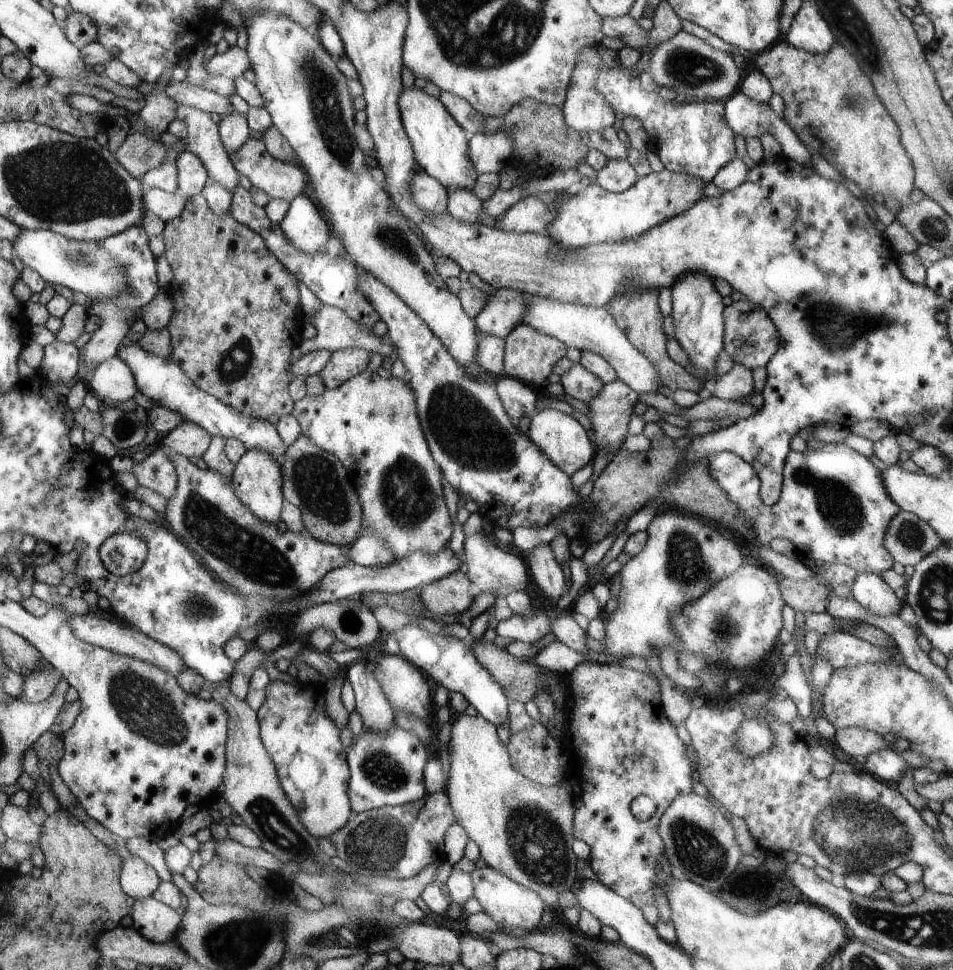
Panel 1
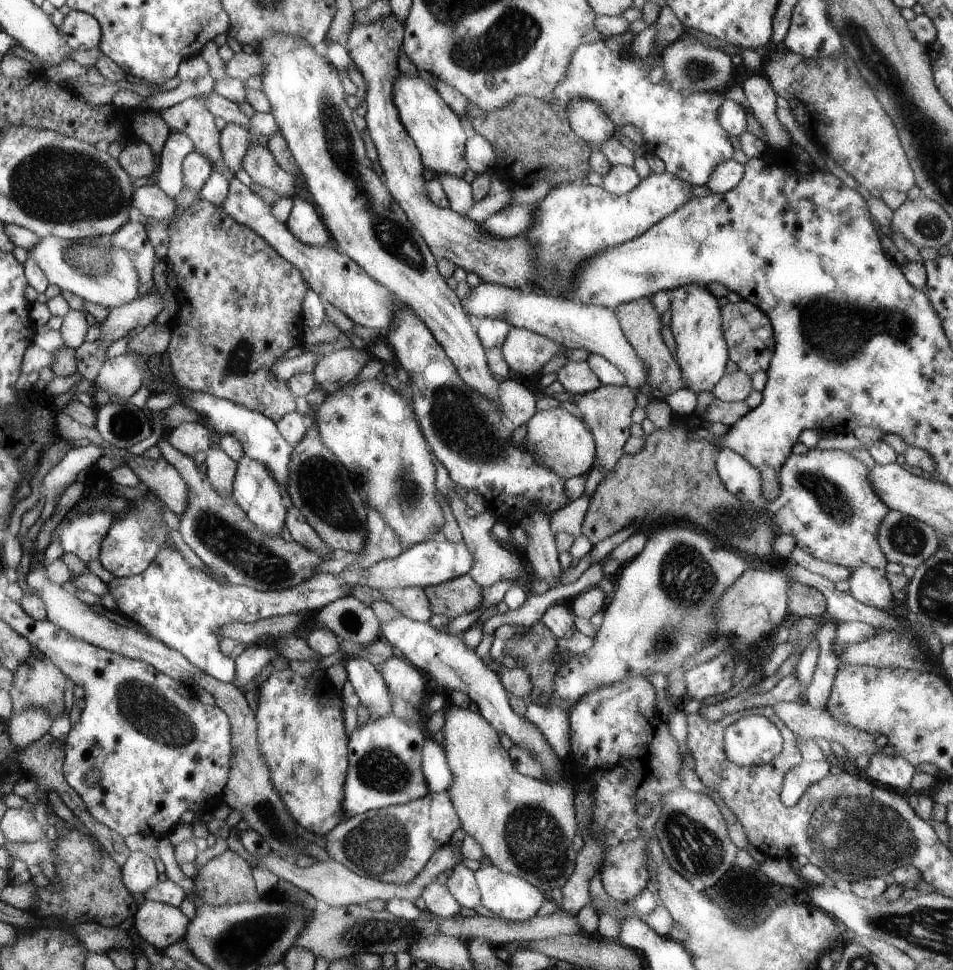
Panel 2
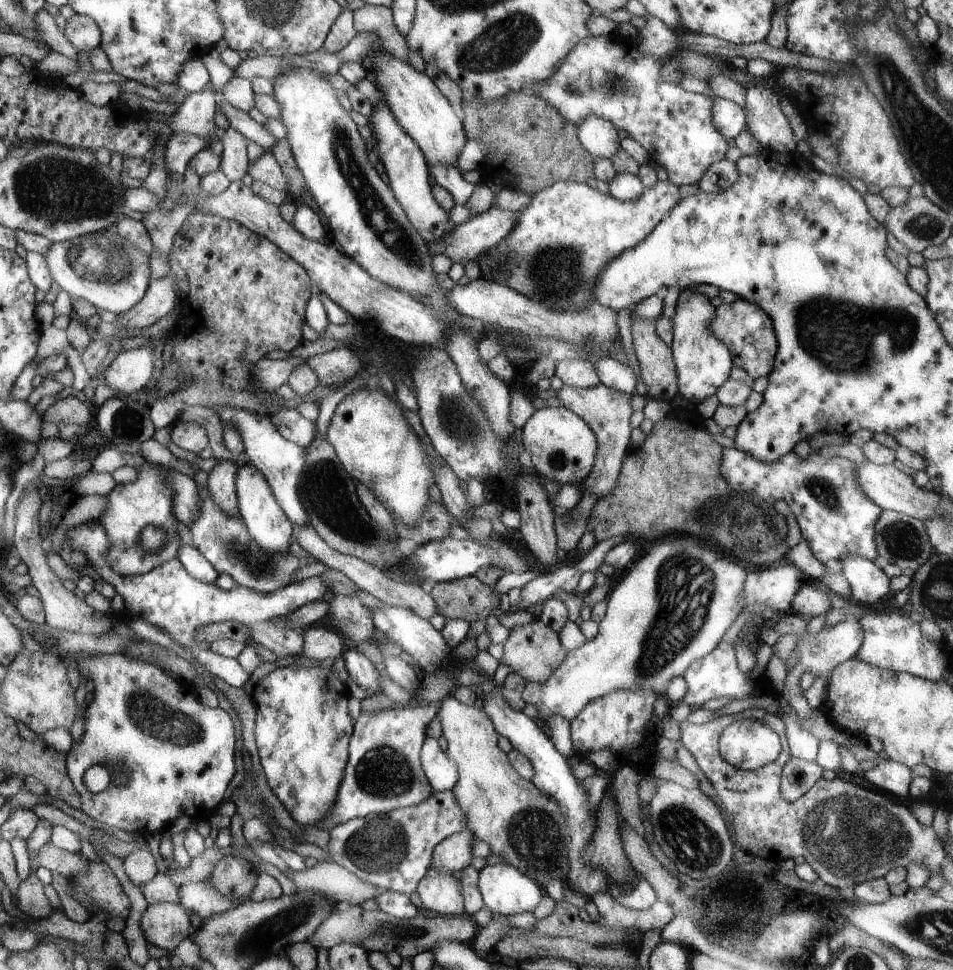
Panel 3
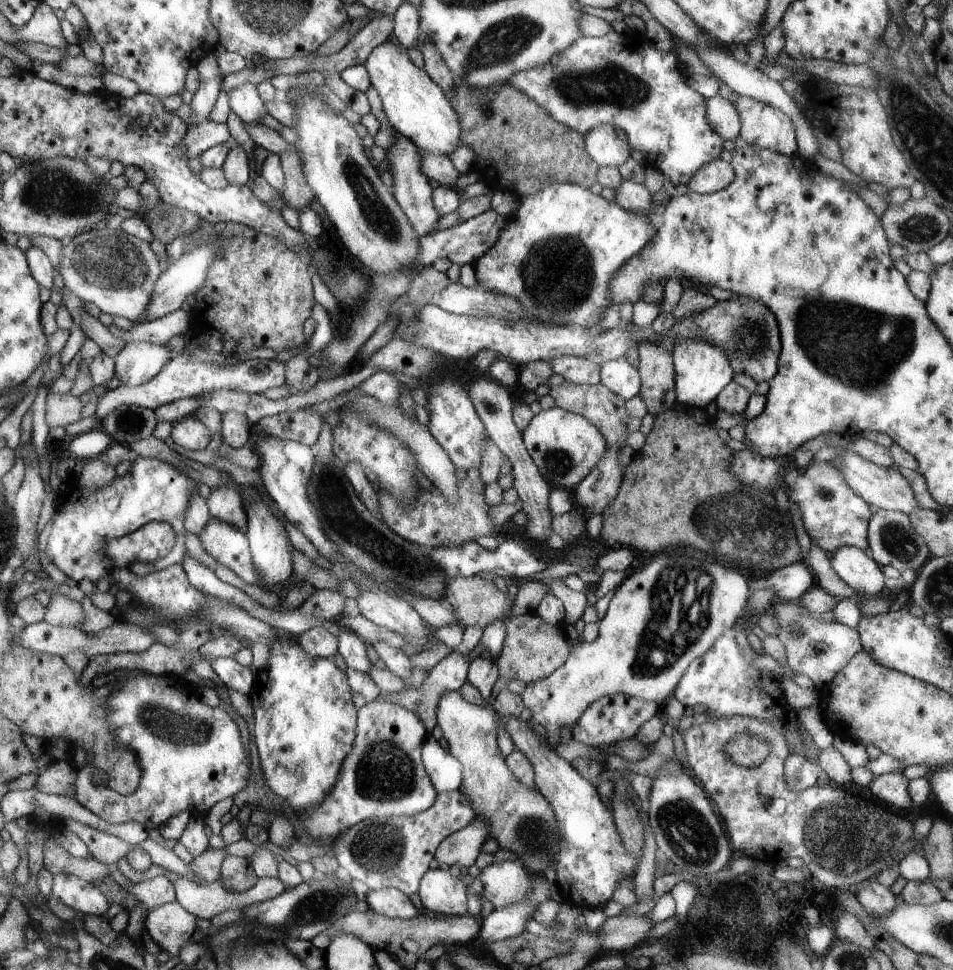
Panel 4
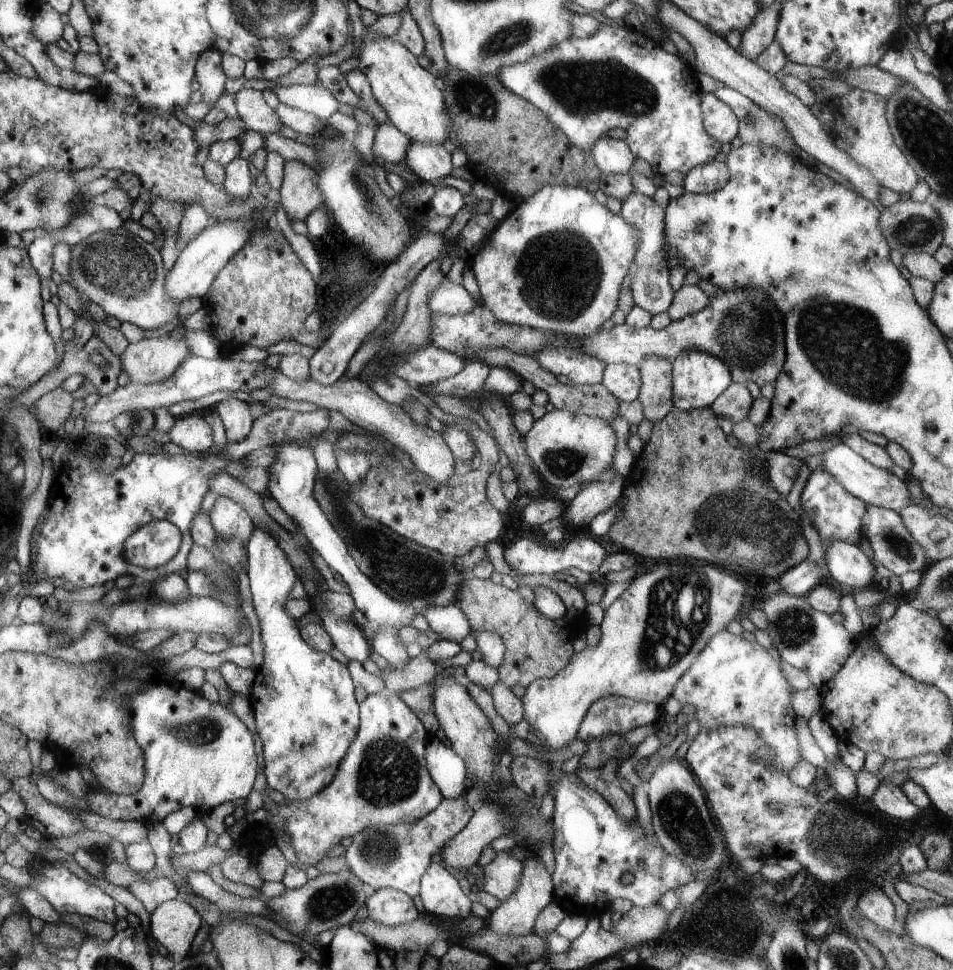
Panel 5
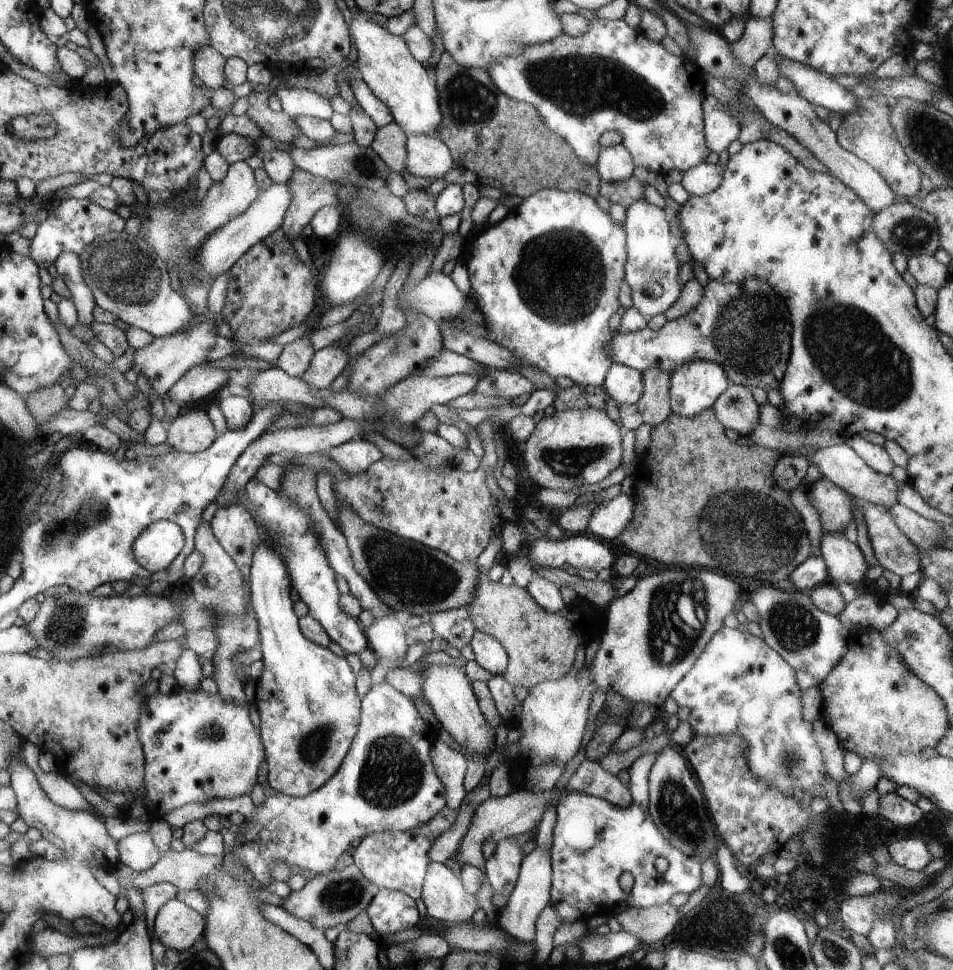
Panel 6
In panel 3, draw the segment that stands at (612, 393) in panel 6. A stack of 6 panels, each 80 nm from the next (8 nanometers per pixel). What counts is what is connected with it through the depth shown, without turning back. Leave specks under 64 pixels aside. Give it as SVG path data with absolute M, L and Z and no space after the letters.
M606 356L599 358L593 365L602 385L630 395L642 390L640 382L636 379L633 370L628 366L626 359L619 361Z

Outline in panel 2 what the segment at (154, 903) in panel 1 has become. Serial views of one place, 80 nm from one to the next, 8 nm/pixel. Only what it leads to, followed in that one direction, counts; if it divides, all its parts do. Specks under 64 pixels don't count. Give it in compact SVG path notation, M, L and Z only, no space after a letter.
M145 900L130 921L138 936L161 951L184 940L189 919L180 911L158 901Z

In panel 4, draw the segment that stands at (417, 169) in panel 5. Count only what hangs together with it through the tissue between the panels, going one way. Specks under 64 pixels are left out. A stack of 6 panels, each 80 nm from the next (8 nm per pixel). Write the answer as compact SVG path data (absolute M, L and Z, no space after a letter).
M421 150L421 166L432 186L440 185L459 191L457 184L461 174L448 155L424 153Z

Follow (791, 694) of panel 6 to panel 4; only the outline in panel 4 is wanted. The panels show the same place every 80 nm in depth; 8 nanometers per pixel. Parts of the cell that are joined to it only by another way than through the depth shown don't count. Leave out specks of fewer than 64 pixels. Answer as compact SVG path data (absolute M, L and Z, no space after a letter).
M722 634L711 649L701 657L695 658L685 670L681 679L678 681L672 697L677 698L690 711L696 704L708 706L707 714L713 714L710 719L731 717L734 715L746 715L772 723L782 734L789 746L789 751L794 754L789 741L787 740L787 712L789 711L786 699L783 697L783 690L780 682L771 673L757 670L752 662L748 664L742 652L738 649L738 644L730 634Z

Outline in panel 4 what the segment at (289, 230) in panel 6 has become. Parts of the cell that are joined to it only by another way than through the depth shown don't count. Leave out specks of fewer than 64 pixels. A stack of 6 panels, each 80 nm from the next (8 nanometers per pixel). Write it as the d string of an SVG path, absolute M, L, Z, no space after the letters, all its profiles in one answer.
M294 146L281 152L280 157L285 173L285 189L281 192L281 198L285 205L295 208L299 213L310 206L311 200L315 198L314 191L304 176L300 155Z

